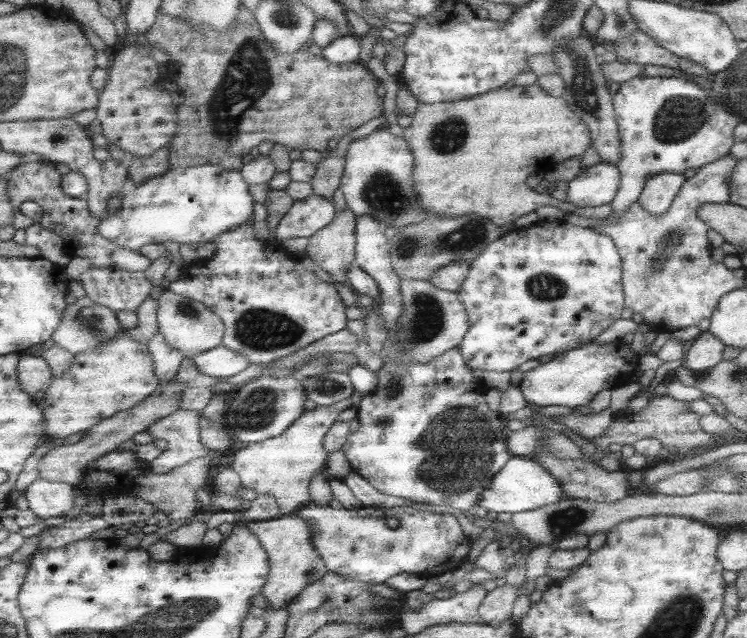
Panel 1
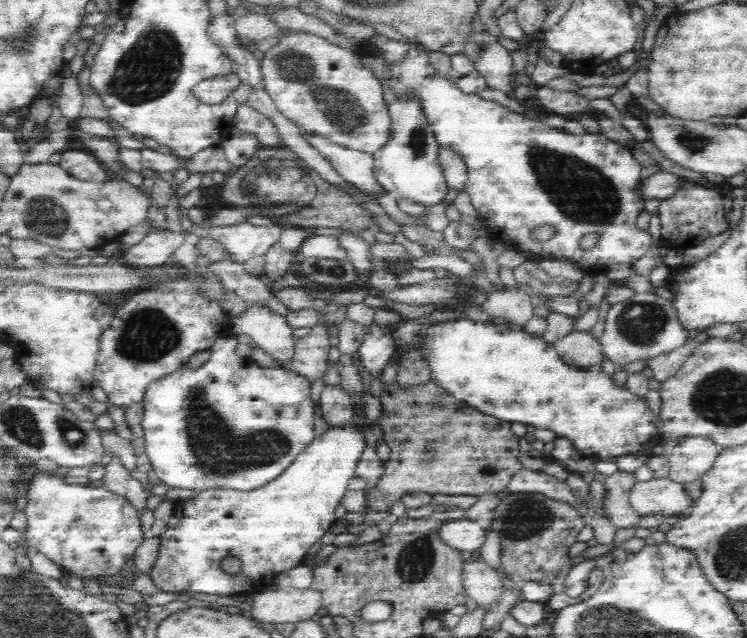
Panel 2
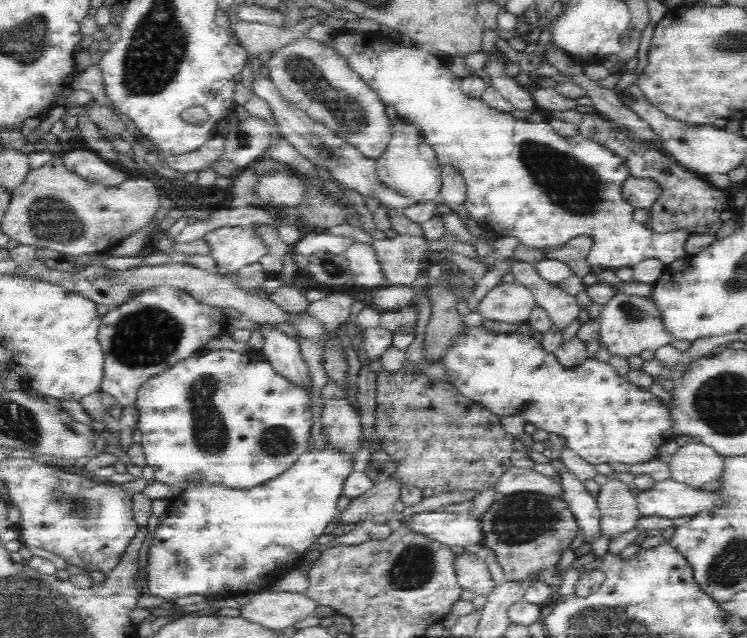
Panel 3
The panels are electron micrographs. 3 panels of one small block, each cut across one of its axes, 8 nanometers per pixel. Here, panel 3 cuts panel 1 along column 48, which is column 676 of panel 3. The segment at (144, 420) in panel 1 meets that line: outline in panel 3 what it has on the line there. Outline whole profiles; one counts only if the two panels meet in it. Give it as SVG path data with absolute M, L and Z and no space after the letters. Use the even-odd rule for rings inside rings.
M688 443L672 456L669 465L671 478L694 489L706 488L710 482L720 481L724 473L724 458L702 443Z

